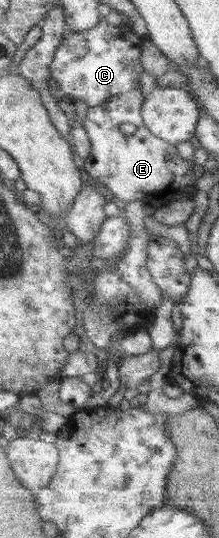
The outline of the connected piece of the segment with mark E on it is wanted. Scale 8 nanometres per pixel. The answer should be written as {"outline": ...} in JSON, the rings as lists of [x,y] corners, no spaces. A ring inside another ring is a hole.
{"outline":[[[130,91],[130,93],[122,93],[122,95],[112,97],[101,107],[89,108],[87,116],[82,122],[92,140],[93,149],[92,153],[82,163],[89,179],[96,179],[96,181],[106,185],[115,197],[124,202],[142,200],[159,209],[171,201],[181,199],[182,195],[195,195],[198,191],[198,179],[194,177],[195,163],[182,159],[176,145],[172,145],[172,143],[167,142],[162,137],[158,137],[146,125],[143,117],[144,105],[145,95],[142,94],[142,91]],[[124,124],[137,125],[139,131],[134,135],[126,135],[122,131]]]}

